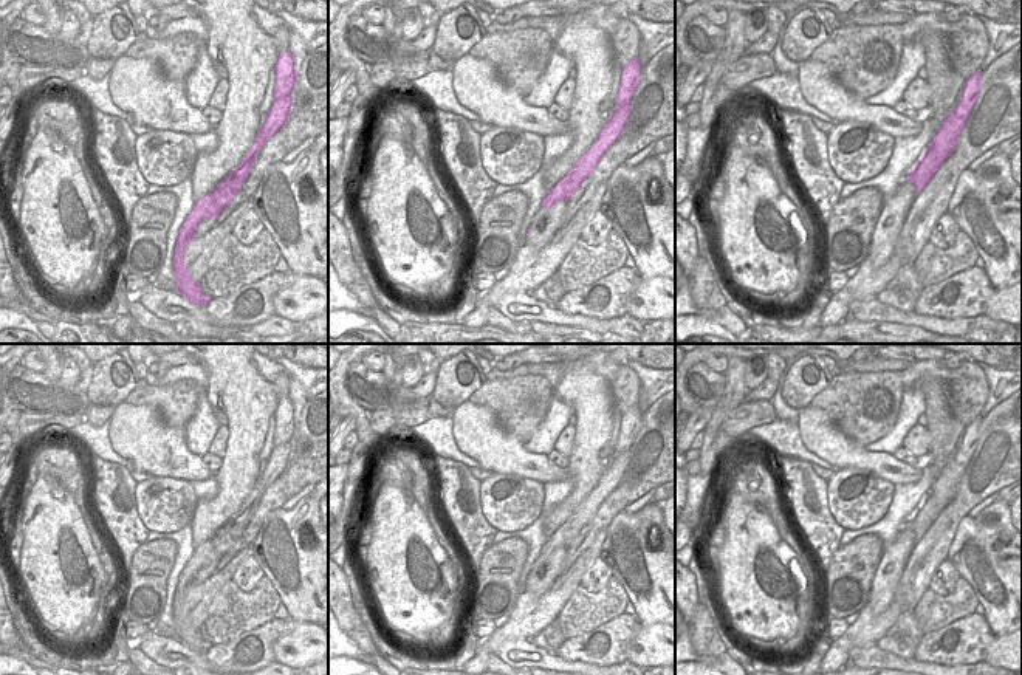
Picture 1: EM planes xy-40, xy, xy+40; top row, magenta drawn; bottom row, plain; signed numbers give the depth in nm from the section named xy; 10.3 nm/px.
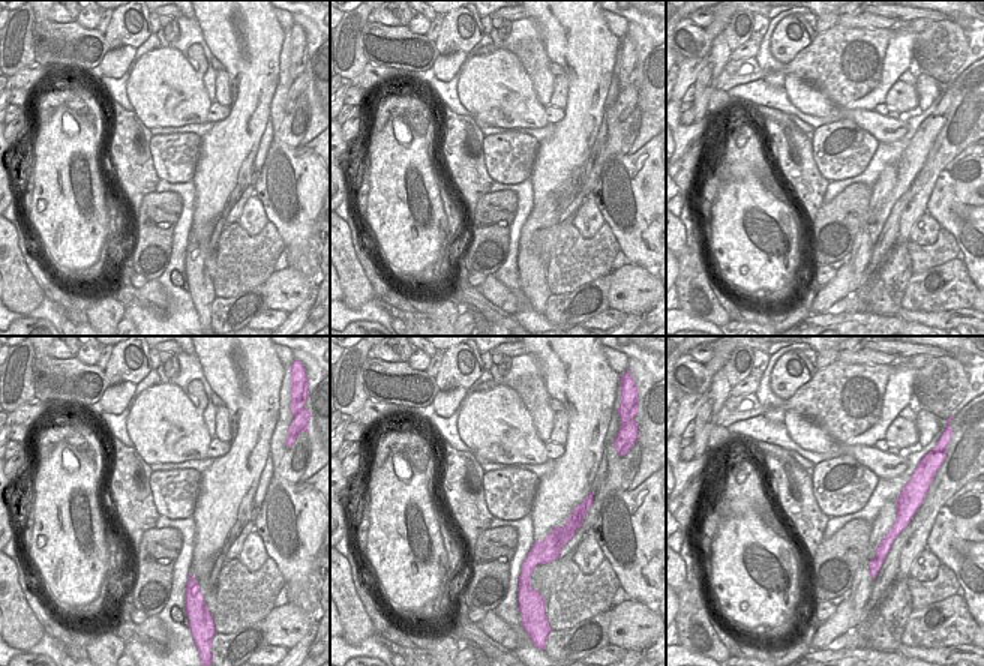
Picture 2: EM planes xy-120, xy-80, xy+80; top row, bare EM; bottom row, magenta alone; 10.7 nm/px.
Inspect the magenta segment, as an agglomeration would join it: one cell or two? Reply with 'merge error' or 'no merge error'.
merge error

